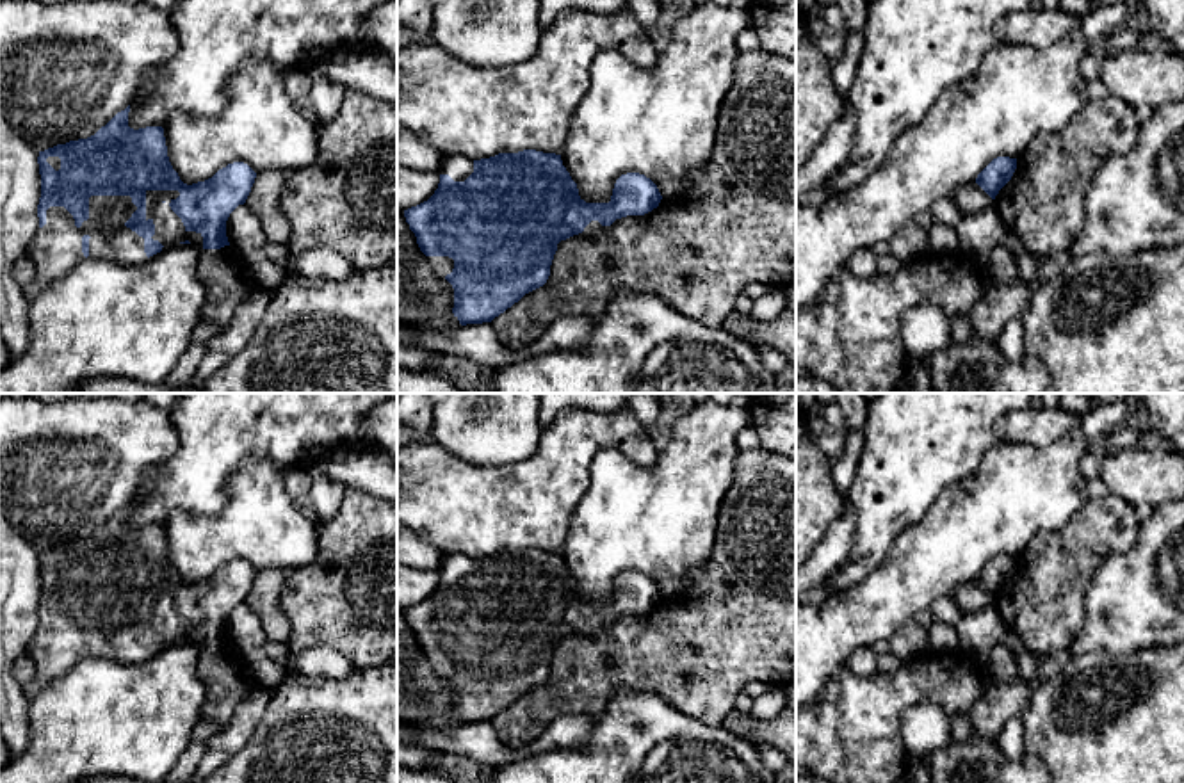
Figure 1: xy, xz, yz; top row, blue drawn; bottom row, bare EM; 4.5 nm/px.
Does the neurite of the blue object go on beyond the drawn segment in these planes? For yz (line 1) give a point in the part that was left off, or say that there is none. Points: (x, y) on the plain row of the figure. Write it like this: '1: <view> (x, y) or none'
1: none

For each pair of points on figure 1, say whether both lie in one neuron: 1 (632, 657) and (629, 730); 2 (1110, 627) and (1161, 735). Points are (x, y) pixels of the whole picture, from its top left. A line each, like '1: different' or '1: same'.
1: different
2: different

